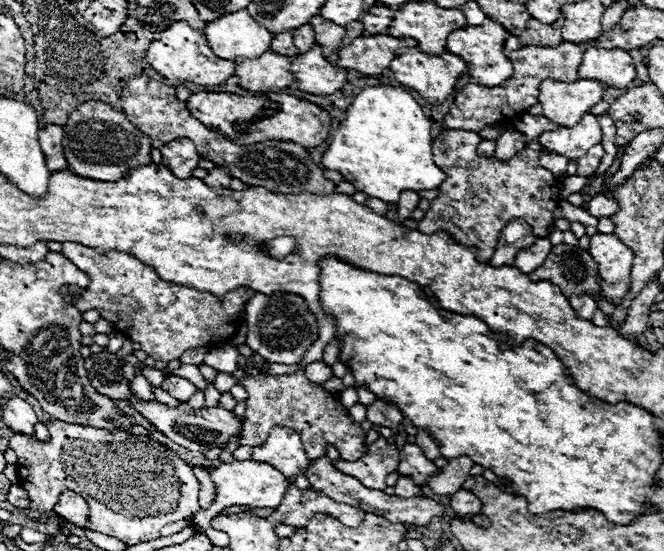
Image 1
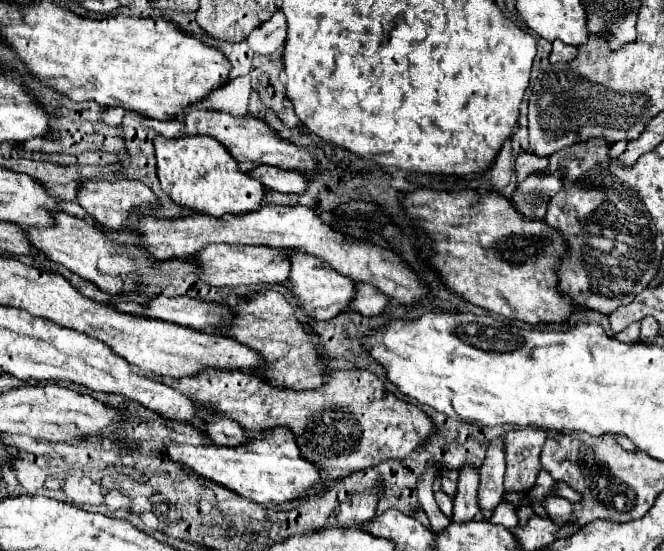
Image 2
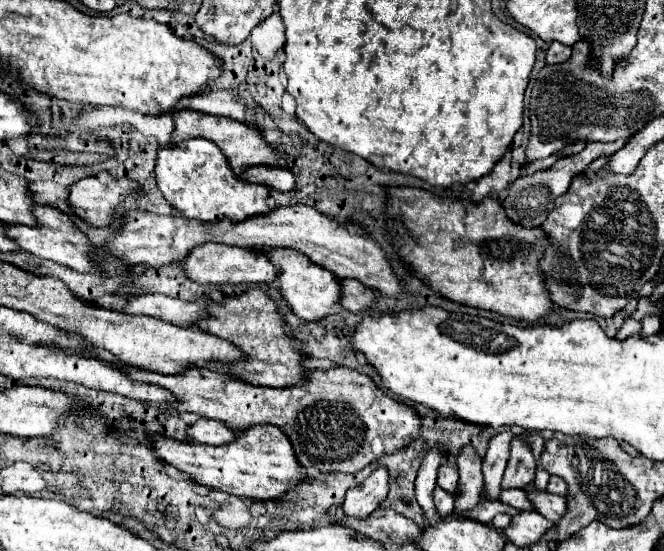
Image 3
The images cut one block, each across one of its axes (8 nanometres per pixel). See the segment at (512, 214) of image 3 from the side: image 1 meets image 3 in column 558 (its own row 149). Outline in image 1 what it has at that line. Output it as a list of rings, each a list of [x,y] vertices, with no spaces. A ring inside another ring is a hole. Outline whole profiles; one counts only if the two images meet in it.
[[[172,140],[160,148],[162,164],[180,178],[190,178],[192,170],[198,168],[200,154],[190,140]]]

